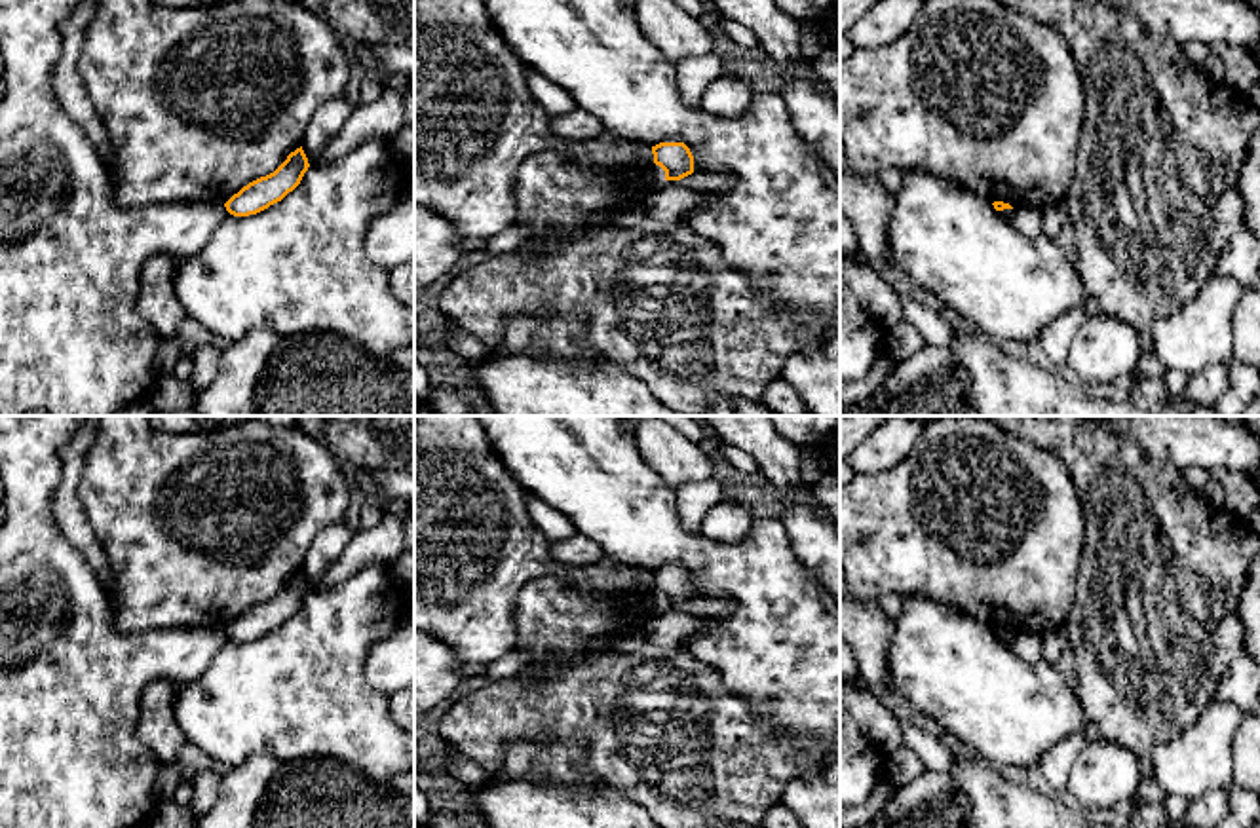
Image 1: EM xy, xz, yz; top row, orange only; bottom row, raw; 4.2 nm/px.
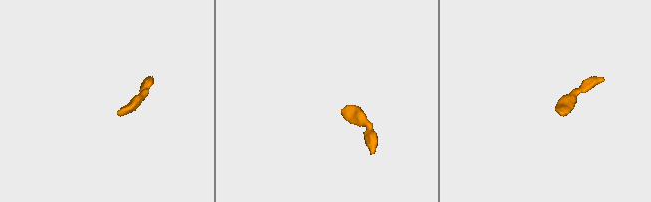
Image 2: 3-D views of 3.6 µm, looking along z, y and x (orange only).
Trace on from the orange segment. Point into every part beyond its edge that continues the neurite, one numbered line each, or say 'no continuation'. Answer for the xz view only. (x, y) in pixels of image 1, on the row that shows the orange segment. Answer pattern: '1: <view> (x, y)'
no continuation

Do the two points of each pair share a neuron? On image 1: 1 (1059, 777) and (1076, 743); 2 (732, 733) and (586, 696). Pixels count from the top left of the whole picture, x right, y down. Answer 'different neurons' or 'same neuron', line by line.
1: same neuron
2: same neuron

